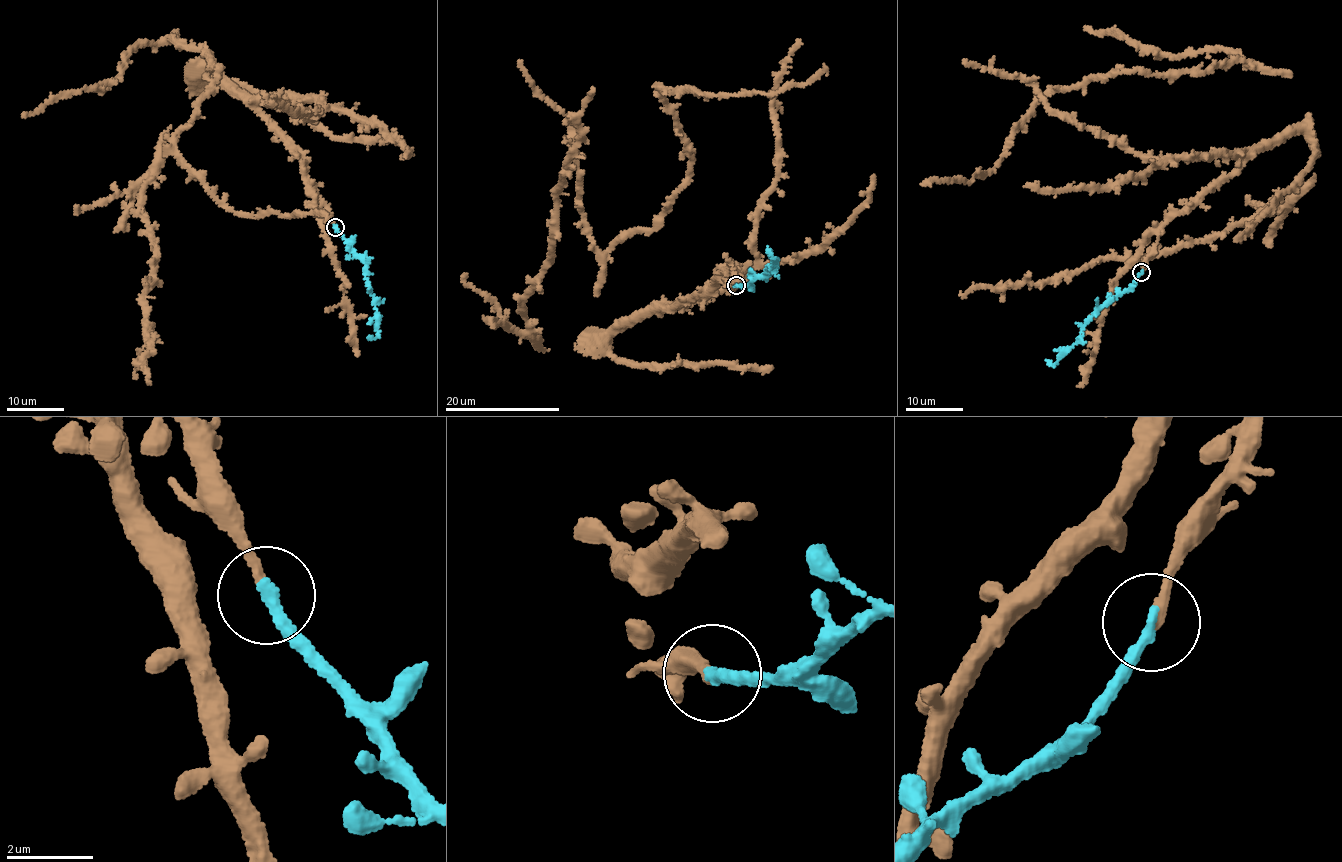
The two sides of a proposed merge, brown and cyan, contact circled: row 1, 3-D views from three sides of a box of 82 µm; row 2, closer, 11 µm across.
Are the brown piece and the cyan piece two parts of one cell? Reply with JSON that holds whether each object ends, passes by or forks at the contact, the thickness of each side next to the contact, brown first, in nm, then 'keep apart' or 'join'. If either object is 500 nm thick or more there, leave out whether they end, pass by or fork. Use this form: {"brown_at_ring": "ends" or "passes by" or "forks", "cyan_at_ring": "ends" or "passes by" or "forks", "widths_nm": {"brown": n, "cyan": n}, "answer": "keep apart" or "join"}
{"brown_at_ring": "ends", "cyan_at_ring": "ends", "widths_nm": {"brown": 240, "cyan": 300}, "answer": "join"}

